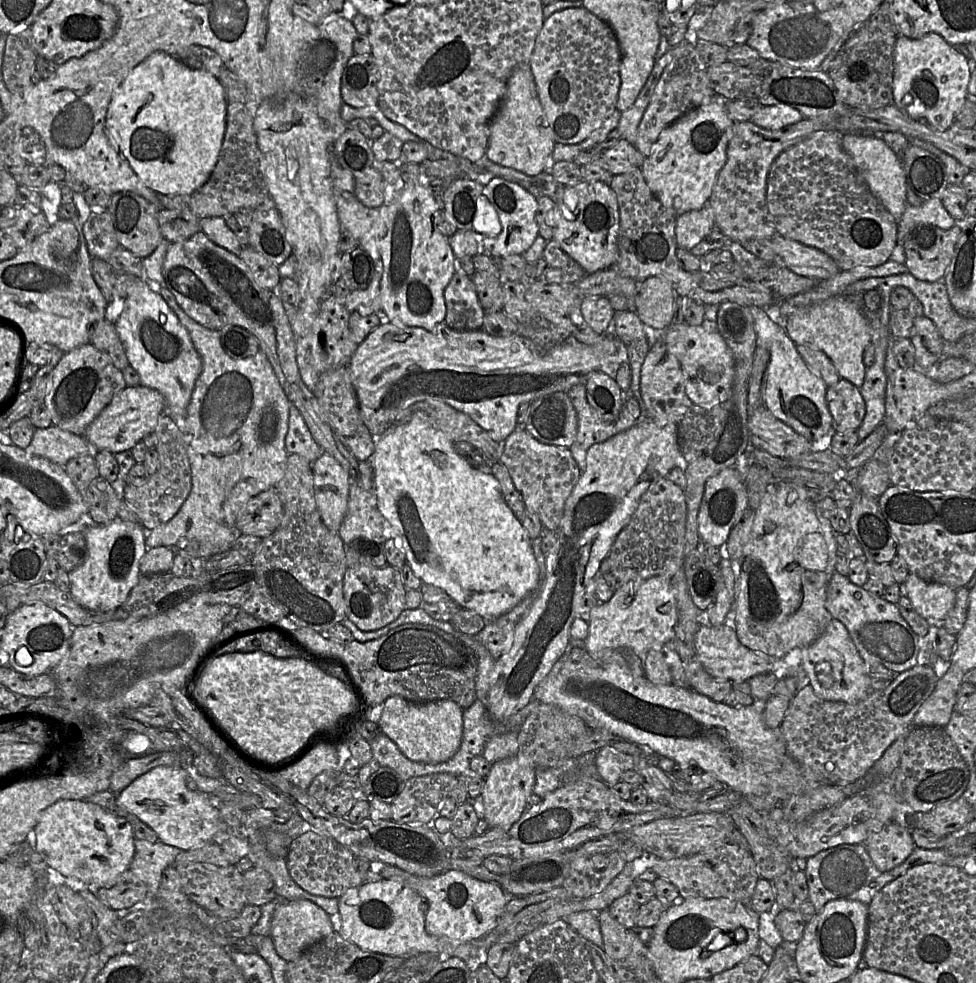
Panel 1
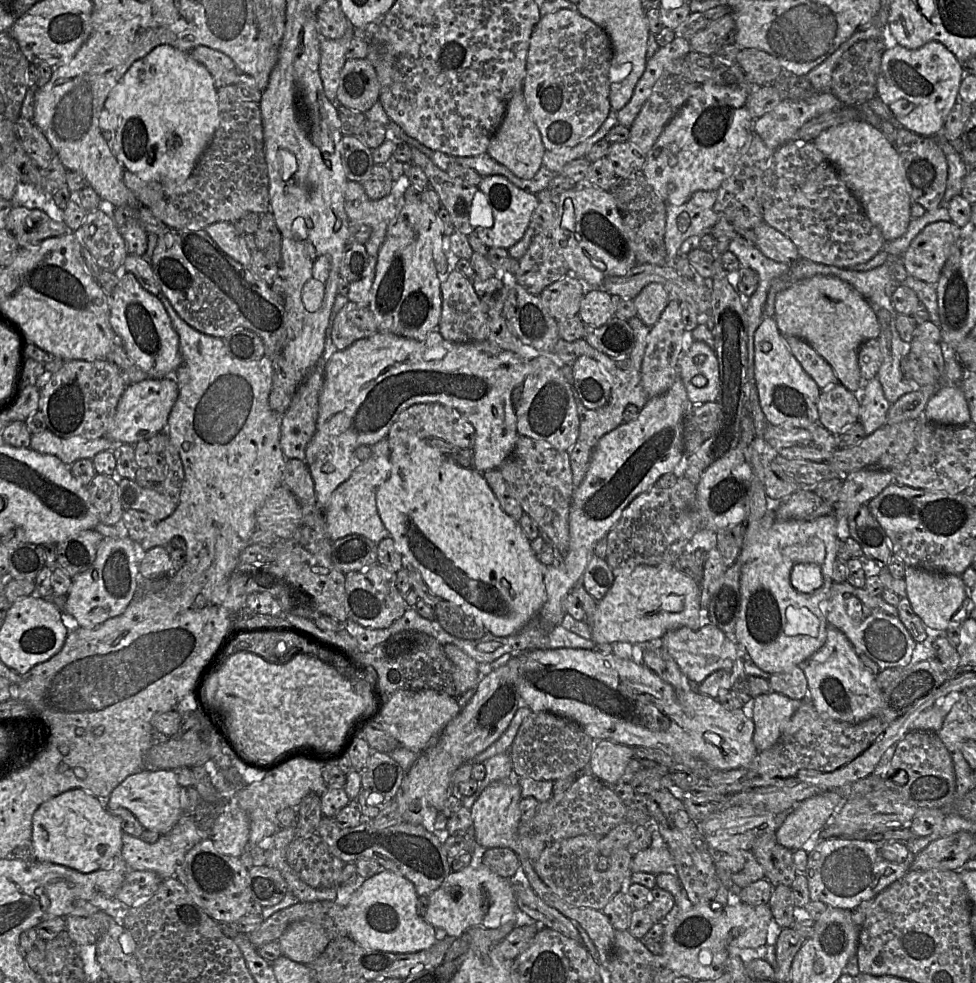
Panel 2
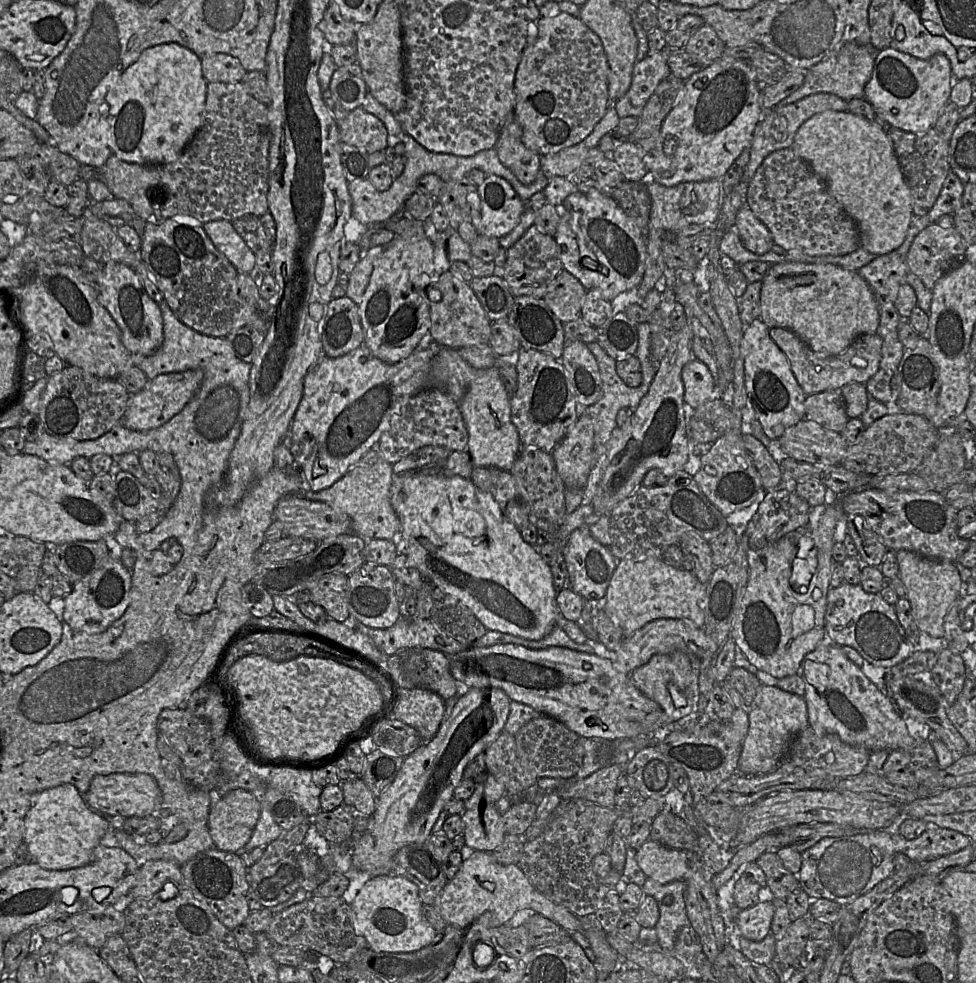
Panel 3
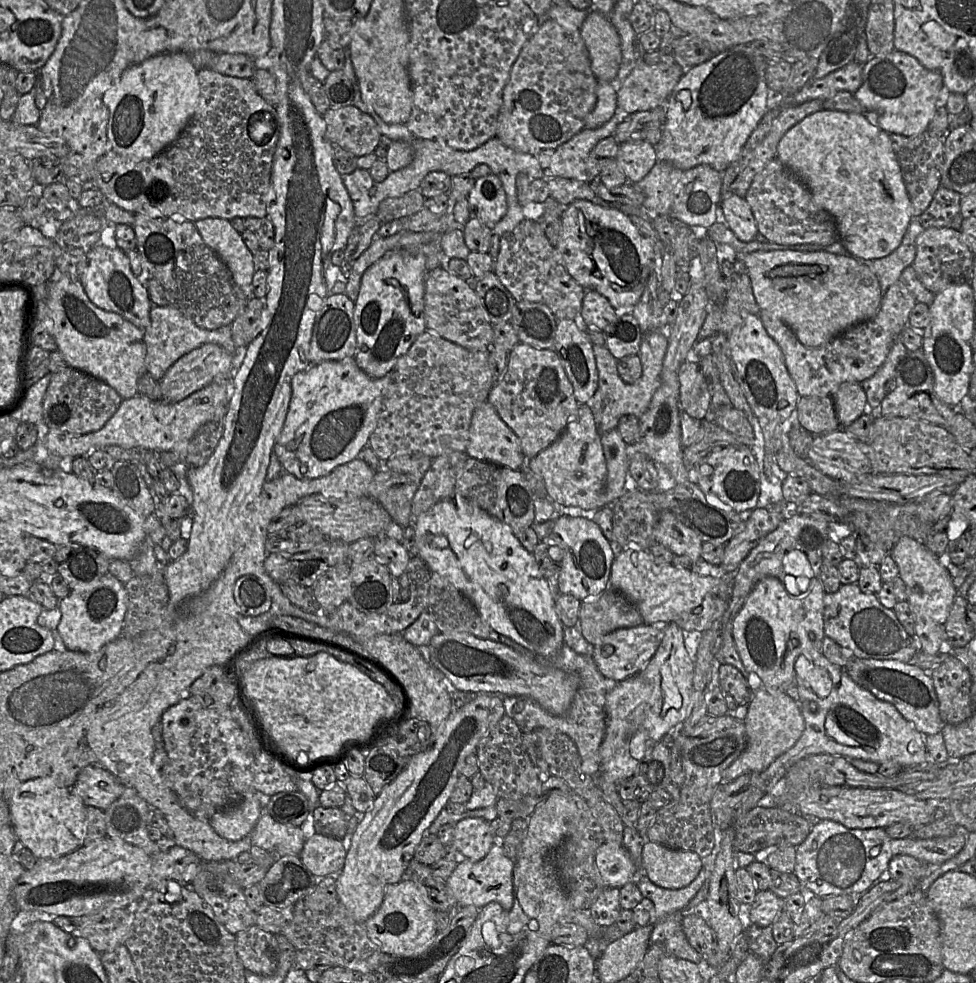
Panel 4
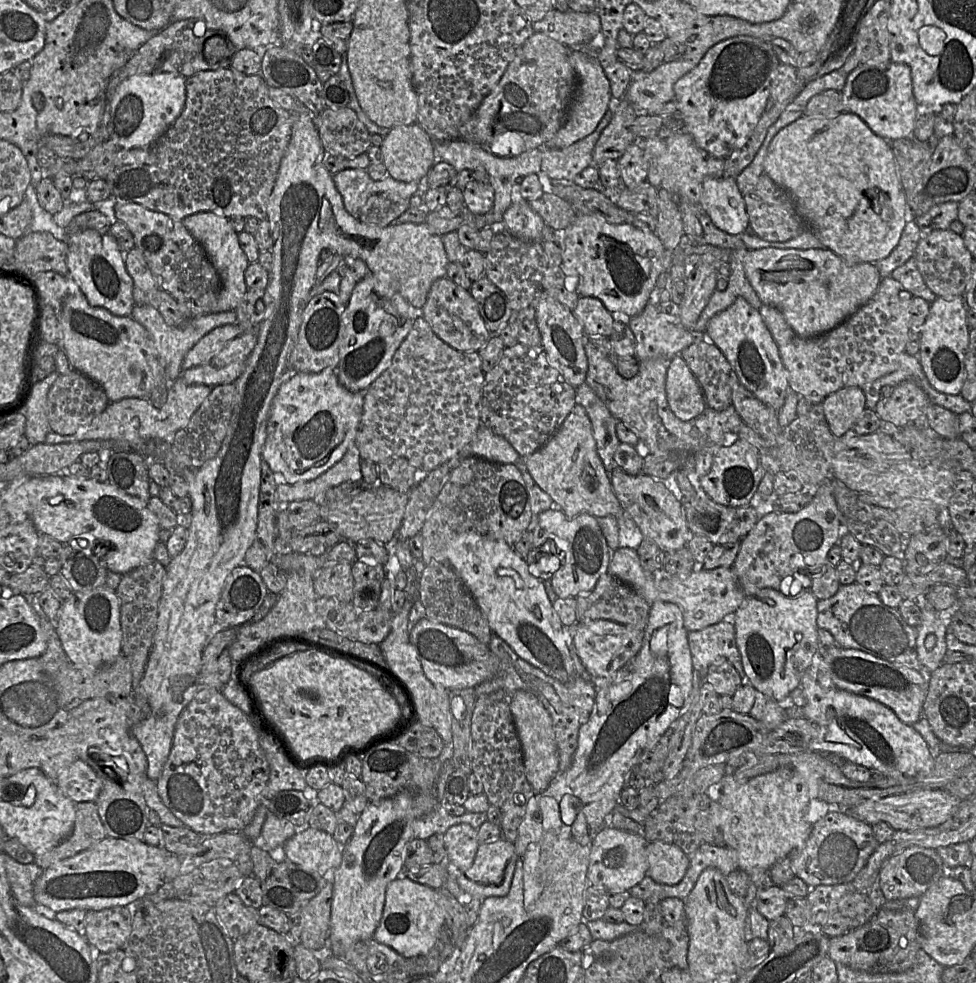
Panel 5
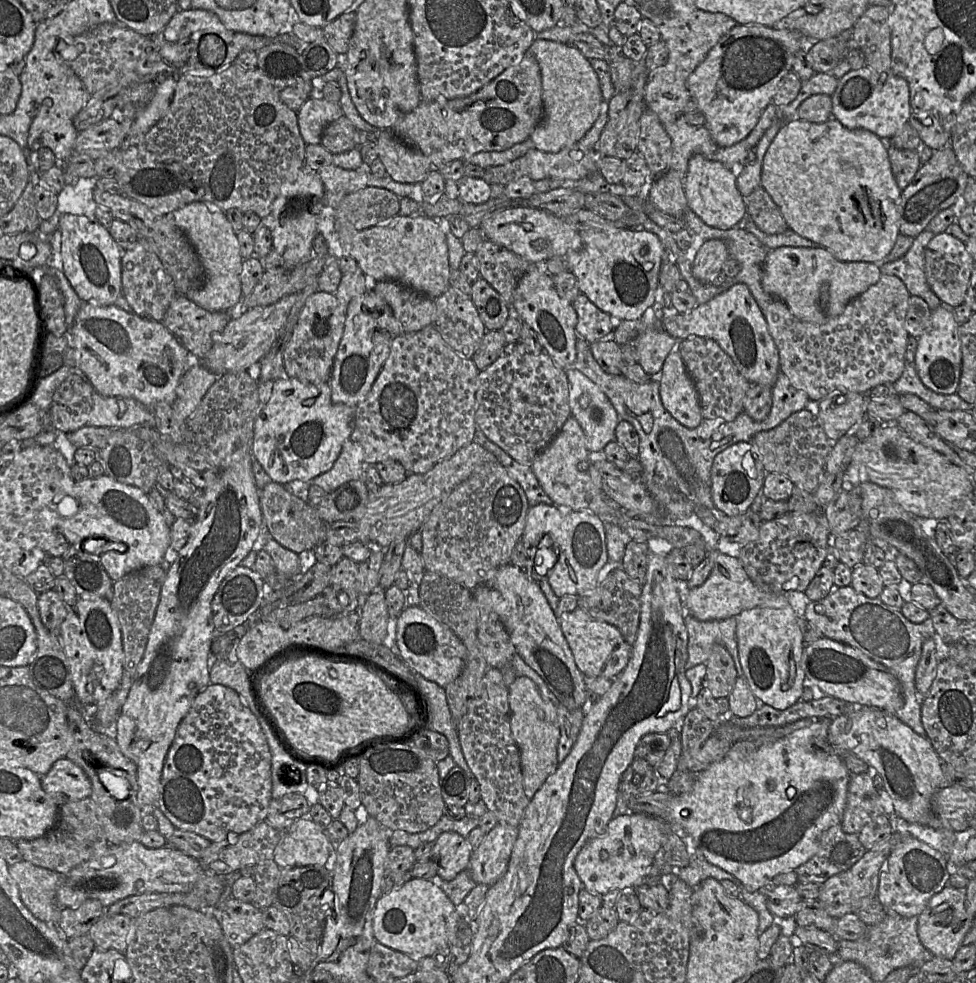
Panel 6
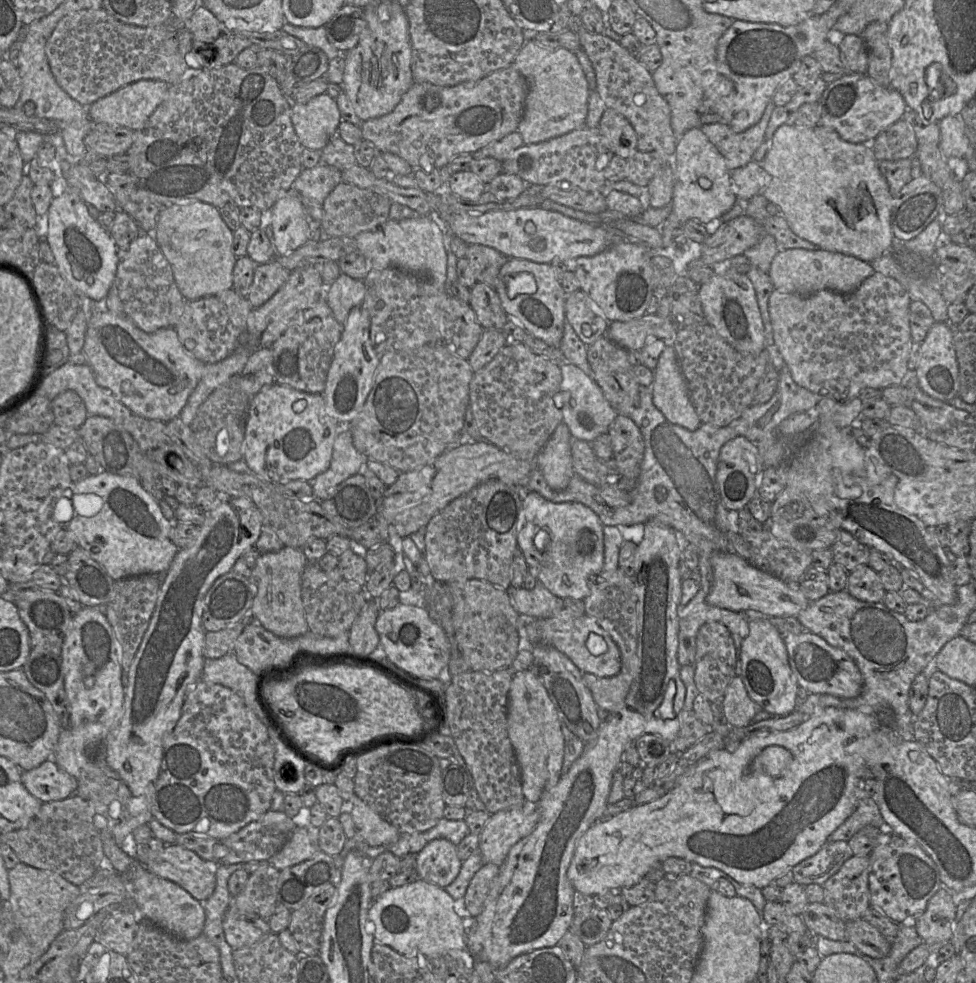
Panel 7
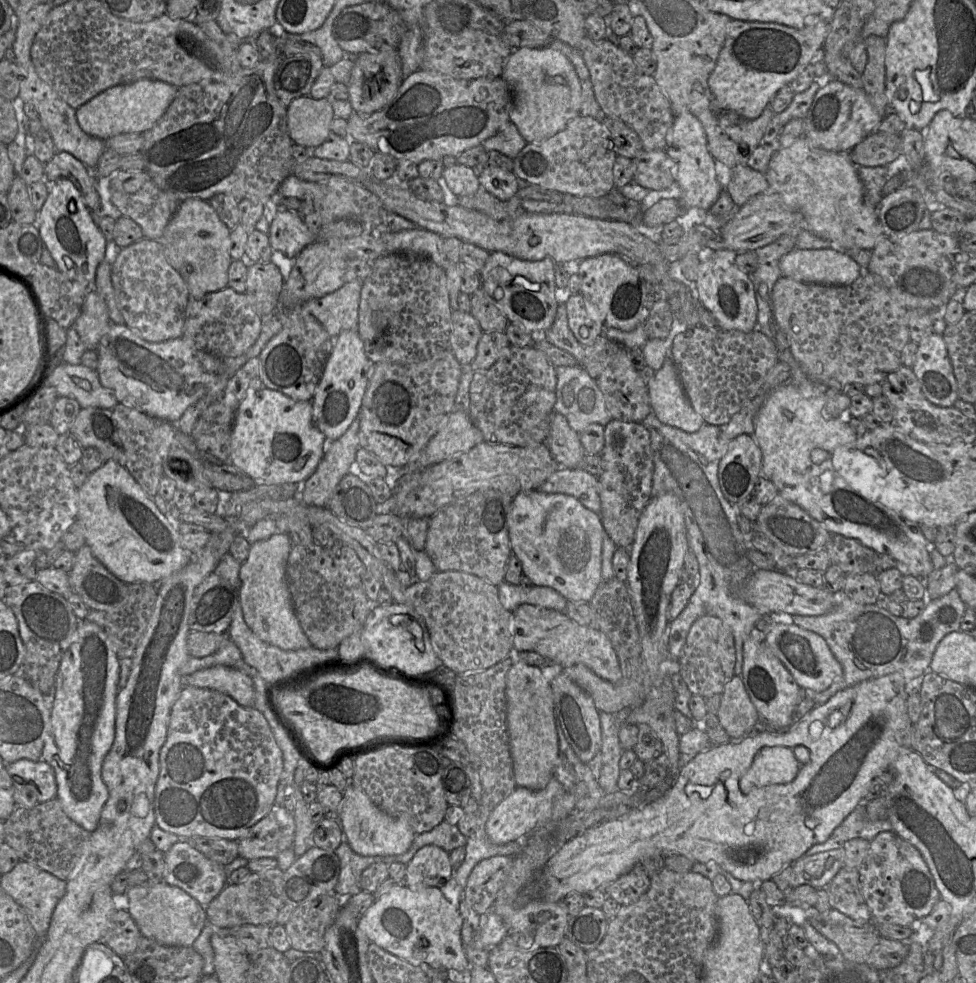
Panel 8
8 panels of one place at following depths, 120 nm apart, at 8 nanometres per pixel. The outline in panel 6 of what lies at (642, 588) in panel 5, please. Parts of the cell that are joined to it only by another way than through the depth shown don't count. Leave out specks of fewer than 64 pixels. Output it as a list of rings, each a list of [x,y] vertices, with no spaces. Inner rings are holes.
[[[717,549],[709,550],[708,555],[713,561],[713,568],[706,581],[698,587],[683,590],[684,608],[697,620],[724,620],[758,606],[780,609],[789,605],[784,593],[759,589],[745,572],[738,557],[721,553]]]

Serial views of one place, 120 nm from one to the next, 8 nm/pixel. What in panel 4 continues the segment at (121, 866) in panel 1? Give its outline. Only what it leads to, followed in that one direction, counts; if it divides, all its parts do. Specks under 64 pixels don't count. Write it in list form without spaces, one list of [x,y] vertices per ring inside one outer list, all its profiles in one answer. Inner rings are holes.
[[[50,777],[30,779],[18,786],[10,801],[10,819],[17,839],[37,859],[58,859],[77,850],[84,844],[86,806],[78,796],[71,792],[70,788],[58,785]]]

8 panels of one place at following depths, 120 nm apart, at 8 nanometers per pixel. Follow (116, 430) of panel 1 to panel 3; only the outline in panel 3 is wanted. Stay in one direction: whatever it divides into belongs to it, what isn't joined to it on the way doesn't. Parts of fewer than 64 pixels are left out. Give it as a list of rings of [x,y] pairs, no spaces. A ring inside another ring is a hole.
[[[190,369],[182,372],[159,374],[148,379],[145,387],[131,394],[121,422],[131,430],[146,431],[157,428],[179,413],[193,398],[204,377],[202,369]]]

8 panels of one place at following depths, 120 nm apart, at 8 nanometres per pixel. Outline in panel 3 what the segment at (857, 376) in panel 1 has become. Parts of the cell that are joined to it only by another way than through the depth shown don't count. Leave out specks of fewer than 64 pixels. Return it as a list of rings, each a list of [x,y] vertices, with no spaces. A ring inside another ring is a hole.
[[[829,263],[772,264],[762,280],[760,319],[768,328],[787,328],[821,355],[839,355],[863,334],[877,333],[879,311],[868,283],[858,271]]]

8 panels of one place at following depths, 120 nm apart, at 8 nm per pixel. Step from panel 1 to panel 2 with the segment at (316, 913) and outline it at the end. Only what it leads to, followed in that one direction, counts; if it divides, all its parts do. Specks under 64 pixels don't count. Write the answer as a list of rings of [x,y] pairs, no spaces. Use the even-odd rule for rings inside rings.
[[[298,921],[288,926],[279,938],[282,956],[310,965],[330,942],[324,929],[309,921]]]

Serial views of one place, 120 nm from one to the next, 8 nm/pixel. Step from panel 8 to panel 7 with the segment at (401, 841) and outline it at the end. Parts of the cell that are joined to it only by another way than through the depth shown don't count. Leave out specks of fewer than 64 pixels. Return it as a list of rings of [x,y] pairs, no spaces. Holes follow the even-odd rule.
[[[356,794],[343,802],[342,812],[351,814],[357,834],[370,846],[390,845],[399,839],[398,829]]]

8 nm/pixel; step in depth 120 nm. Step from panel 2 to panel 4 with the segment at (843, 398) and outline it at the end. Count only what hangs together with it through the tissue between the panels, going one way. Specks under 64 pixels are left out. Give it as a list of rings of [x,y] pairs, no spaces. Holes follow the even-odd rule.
[[[831,395],[800,397],[796,413],[799,424],[812,434],[830,433],[841,428]]]

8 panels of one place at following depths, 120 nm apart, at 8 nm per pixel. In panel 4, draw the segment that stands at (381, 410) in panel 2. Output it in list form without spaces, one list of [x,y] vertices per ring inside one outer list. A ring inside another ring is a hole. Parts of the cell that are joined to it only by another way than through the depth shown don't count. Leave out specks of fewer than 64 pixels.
[[[354,356],[338,361],[312,364],[295,374],[291,380],[291,401],[282,432],[273,448],[284,470],[299,479],[315,479],[330,474],[336,467],[358,458],[368,446],[369,437],[376,427],[392,370],[382,378],[372,378],[358,367]],[[488,401],[473,413],[465,453],[469,457],[511,469],[522,469],[527,461],[517,435]]]

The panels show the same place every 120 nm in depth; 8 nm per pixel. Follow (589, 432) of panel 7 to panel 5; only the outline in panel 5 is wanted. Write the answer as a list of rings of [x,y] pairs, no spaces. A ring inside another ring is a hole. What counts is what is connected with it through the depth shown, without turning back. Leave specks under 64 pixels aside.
[[[584,382],[576,388],[576,403],[582,405],[591,420],[597,452],[608,473],[616,469],[614,453],[621,443],[617,433],[617,420],[594,390]]]

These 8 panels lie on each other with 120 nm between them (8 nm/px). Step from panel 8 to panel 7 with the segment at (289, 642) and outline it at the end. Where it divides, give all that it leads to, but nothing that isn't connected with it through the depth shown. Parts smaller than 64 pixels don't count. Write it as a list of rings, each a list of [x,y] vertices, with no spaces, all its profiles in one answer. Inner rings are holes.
[[[285,546],[277,552],[261,554],[251,569],[250,578],[256,586],[251,618],[276,636],[295,638],[309,631],[301,595],[302,574],[307,565],[301,549]]]

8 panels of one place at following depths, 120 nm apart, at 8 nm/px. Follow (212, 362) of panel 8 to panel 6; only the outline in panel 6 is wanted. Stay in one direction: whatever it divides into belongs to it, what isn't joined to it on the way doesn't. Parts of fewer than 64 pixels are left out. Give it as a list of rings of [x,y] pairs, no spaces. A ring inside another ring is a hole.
[[[82,302],[65,336],[69,340],[69,346],[76,352],[77,371],[91,383],[97,393],[103,396],[132,398],[147,408],[153,407],[158,402],[167,402],[171,405],[175,399],[179,381],[191,365],[190,353],[163,322],[125,312],[116,305],[103,306]]]

